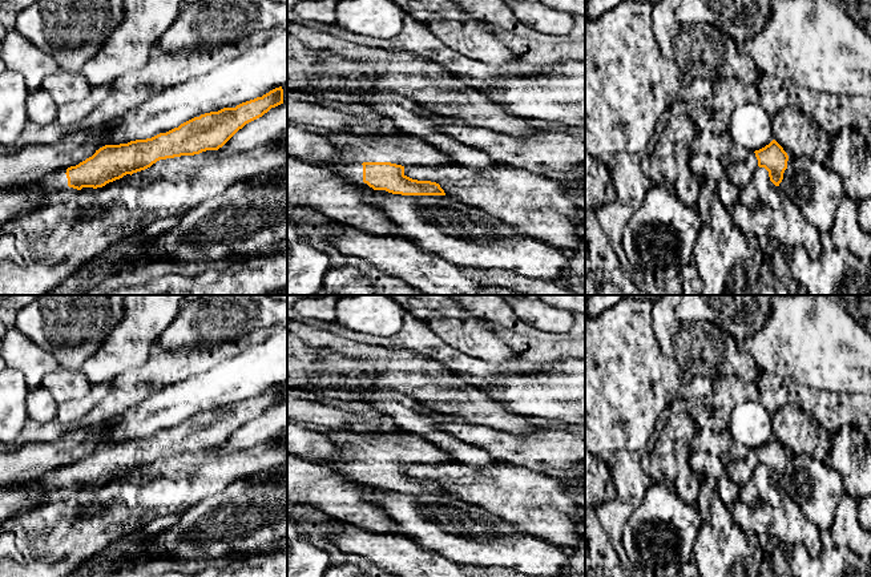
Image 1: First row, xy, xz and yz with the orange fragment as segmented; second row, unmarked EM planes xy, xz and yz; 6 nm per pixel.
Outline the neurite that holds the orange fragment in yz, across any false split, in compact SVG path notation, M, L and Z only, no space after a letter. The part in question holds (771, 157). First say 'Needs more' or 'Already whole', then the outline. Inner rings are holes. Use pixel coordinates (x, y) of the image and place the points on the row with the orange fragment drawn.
Needs more. M773 140L759 150L747 152L739 162L727 166L726 173L730 181L742 189L750 182L753 174L759 168L765 168L769 172L770 181L775 186L779 186L783 179L783 173L787 169L787 161L787 153Z

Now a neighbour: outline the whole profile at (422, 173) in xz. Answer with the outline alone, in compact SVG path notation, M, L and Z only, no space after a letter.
M507 165L411 166L404 168L404 175L439 183L447 197L484 210L524 237L569 250L585 242L585 226L578 222L585 218L585 209L574 203L564 181Z

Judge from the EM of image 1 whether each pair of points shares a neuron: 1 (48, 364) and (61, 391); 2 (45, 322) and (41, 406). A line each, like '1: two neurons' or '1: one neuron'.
1: two neurons
2: one neuron

